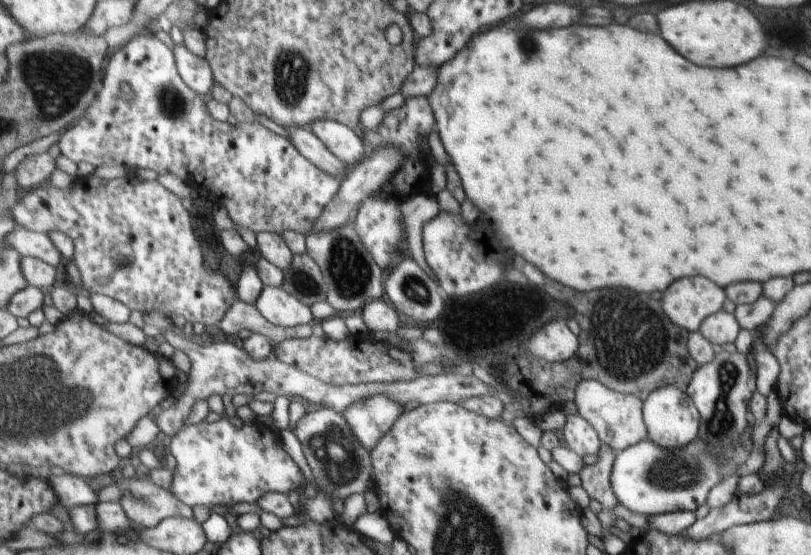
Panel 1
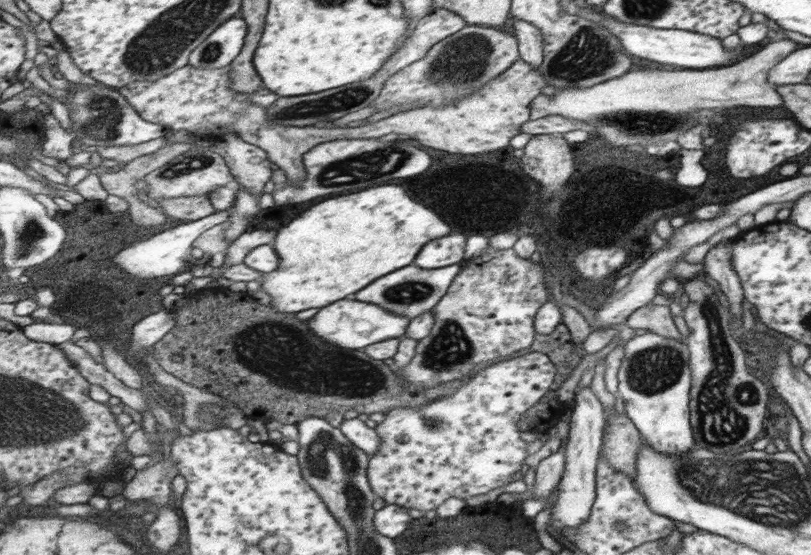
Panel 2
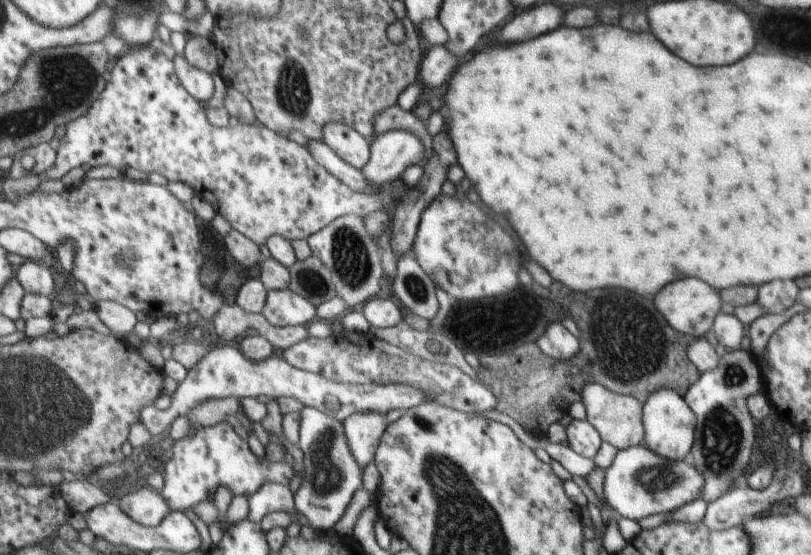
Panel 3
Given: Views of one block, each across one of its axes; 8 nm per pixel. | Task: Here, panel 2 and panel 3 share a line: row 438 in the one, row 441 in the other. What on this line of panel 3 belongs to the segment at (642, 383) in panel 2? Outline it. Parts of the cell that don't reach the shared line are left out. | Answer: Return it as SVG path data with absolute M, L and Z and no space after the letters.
M657 389L644 403L644 438L642 444L658 455L680 461L688 459L692 447L696 416L673 389Z

